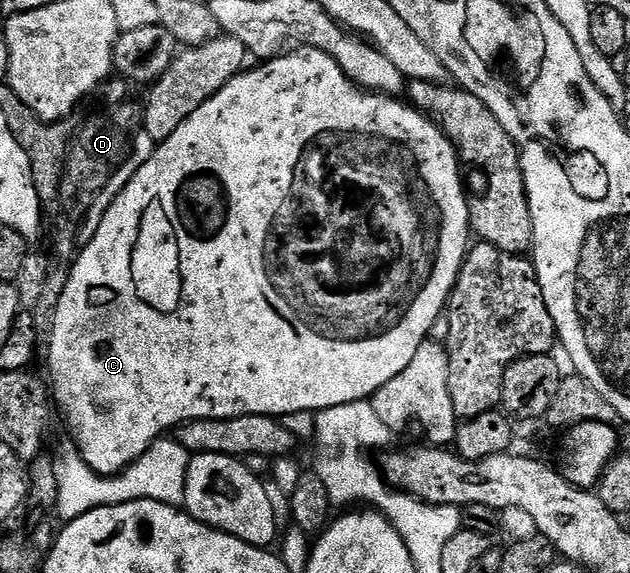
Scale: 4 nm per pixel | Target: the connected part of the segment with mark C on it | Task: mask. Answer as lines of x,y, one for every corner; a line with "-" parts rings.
297,46
297,47
294,47
294,48
293,48
293,49
292,49
292,50
289,50
289,51
293,51
293,52
289,52
289,53
287,53
287,52
288,52
288,51
286,51
286,52
285,52
285,53
284,53
284,54
278,54
278,55
276,55
276,56
274,56
274,57
273,57
273,59
271,59
271,60
267,60
267,61
264,61
264,62
261,62
261,63
258,63
258,64
257,64
257,65
256,65
256,66
257,66
257,67
258,67
258,68
253,68
253,69
251,69
251,68
252,68
252,67
250,67
250,68
249,68
249,69
248,69
248,70
243,70
243,71
242,71
242,72
241,72
241,73
239,73
239,75
238,75
238,76
233,76
233,77
232,77
232,78
231,78
231,82
227,82
227,86
223,86
223,90
219,90
219,94
215,94
215,95
214,95
214,96
212,96
212,98
211,98
211,99
209,99
209,100
208,100
208,101
207,101
207,102
203,102
203,106
199,106
199,110
195,110
195,114
191,114
191,118
187,118
187,119
186,119
186,120
185,120
185,121
184,121
184,122
183,122
183,126
179,126
179,130
175,130
175,134
171,134
171,138
167,138
167,139
166,139
166,140
163,140
163,141
160,141
160,143
158,143
158,144
157,144
157,145
156,145
156,147
154,147
154,148
157,148
157,149
155,149
155,150
154,150
154,152
153,152
153,153
151,153
151,154
150,154
150,156
149,156
149,157
147,157
147,158
146,158
146,160
145,160
145,161
143,161
143,162
142,162
142,164
141,164
141,165
139,165
139,166
138,166
138,168
137,168
137,173
135,173
135,174
134,174
134,176
133,176
133,177
131,177
131,178
130,178
130,180
129,180
129,181
127,181
127,182
126,182
126,184
125,184
125,189
123,189
123,190
122,190
122,192
121,192
121,193
119,193
119,194
118,194
118,196
117,196
117,197
115,197
115,198
114,198
114,200
113,200
113,201
111,201
111,202
110,202
110,204
109,204
109,209
107,209
107,210
106,210
106,212
105,212
105,213
103,213
103,214
102,214
102,216
101,216
101,221
99,221
99,222
98,222
98,224
97,224
97,233
95,233
95,234
94,234
94,236
93,236
93,237
91,237
91,238
90,238
90,240
89,240
89,245
87,245
87,246
86,246
86,248
85,248
85,245
84,245
84,247
82,247
82,248
81,248
81,249
80,249
80,251
78,251
78,253
77,253
77,258
76,258
76,260
74,260
74,261
73,261
73,263
72,263
72,265
71,265
71,267
70,267
70,269
69,269
69,276
68,276
68,278
66,278
66,279
65,279
65,281
63,281
63,287
62,287
62,288
65,288
65,289
63,289
63,290
62,290
62,292
61,292
61,297
59,297
59,298
58,298
58,300
57,300
57,309
55,309
55,310
54,310
54,312
53,312
53,333
51,333
51,334
50,334
50,336
49,336
49,376
48,376
48,375
47,375
47,380
48,380
48,383
49,383
49,384
50,384
50,385
51,385
51,396
52,396
52,399
53,399
53,400
54,400
54,401
55,401
55,404
56,404
56,407
57,407
57,408
58,408
58,409
59,409
59,412
60,412
60,408
59,408
59,407
61,407
61,412
62,412
62,414
63,414
63,415
65,415
65,420
66,420
66,422
67,422
67,423
69,423
69,428
70,428
70,430
71,430
71,431
73,431
73,436
74,436
74,438
75,438
75,439
77,439
77,441
75,441
75,447
76,447
76,449
77,449
77,451
78,451
78,452
80,452
80,454
81,454
81,457
82,457
82,458
83,458
83,462
87,462
87,466
91,466
91,470
95,470
95,471
96,471
96,472
97,472
97,473
98,473
98,474
99,474
99,475
100,475
100,476
118,476
118,475
119,475
119,474
120,474
120,472
121,472
121,471
122,471
122,470
123,470
123,469
125,469
125,468
127,468
127,467
129,467
129,465
130,465
130,464
133,464
133,463
135,463
135,461
137,461
137,460
138,460
138,458
140,458
140,457
141,457
141,456
142,456
142,455
143,455
143,453
144,453
144,452
146,452
146,450
148,450
148,448
150,448
150,446
152,446
152,445
153,445
153,443
155,443
155,442
156,442
156,441
157,441
157,440
160,440
160,439
162,439
162,437
164,437
164,436
165,436
165,435
166,435
166,434
169,434
169,433
172,433
172,432
173,432
173,431
174,431
174,430
176,430
176,429
178,429
178,428
180,428
180,427
181,427
181,425
183,425
183,424
186,424
186,423
187,423
187,422
191,422
191,421
192,421
192,420
222,420
222,419
223,419
223,418
239,418
239,417
240,417
240,416
272,416
272,417
274,417
274,418
282,418
282,417
284,417
284,416
287,416
287,415
290,415
290,414
291,414
291,413
293,413
293,412
295,412
295,411
311,411
311,412
314,412
314,413
319,413
319,412
321,412
321,411
323,411
323,410
324,410
324,408
330,408
330,407
331,407
331,406
343,406
343,405
344,405
344,404
346,404
346,403
347,403
347,402
355,402
355,401
356,401
356,400
369,400
369,399
370,399
370,398
371,398
371,397
373,397
373,395
375,395
375,394
376,394
376,393
377,393
377,391
379,391
379,390
380,390
380,389
381,389
381,388
382,388
382,387
383,387
383,386
384,386
384,385
385,385
385,384
386,384
386,383
387,383
387,382
391,382
391,378
395,378
395,377
396,377
396,376
398,376
398,375
399,375
399,374
400,374
400,373
401,373
401,372
402,372
402,371
403,371
403,370
407,370
407,366
408,366
408,365
409,365
409,363
410,363
410,362
411,362
411,358
415,358
415,354
416,354
416,353
417,353
417,351
418,351
418,350
419,350
419,346
420,346
420,345
421,345
421,344
422,344
422,343
423,343
423,342
424,342
424,341
425,341
425,340
427,340
427,339
430,339
430,336
431,336
431,333
432,333
432,332
429,332
429,331
431,331
431,330
432,330
432,328
433,328
433,327
435,327
435,326
436,326
436,324
437,324
437,319
439,319
439,318
440,318
440,316
441,316
441,319
442,319
442,316
443,316
443,313
444,313
444,312
445,312
445,311
446,311
446,308
447,308
447,305
448,305
448,302
449,302
449,295
450,295
450,294
451,294
451,293
453,293
453,288
454,288
454,287
455,287
455,286
456,286
456,285
457,285
457,275
458,275
458,274
459,274
459,273
460,273
460,272
461,272
461,264
462,264
462,263
463,263
463,262
464,262
464,261
465,261
465,253
466,253
466,252
468,252
468,251
469,251
469,249
470,249
470,247
471,247
471,239
470,239
470,240
469,240
469,236
470,236
470,237
471,237
471,225
470,225
470,222
469,222
469,202
468,202
468,199
467,199
467,191
466,191
466,192
465,192
465,188
464,188
464,186
463,186
463,185
461,185
461,172
462,172
462,173
463,173
463,165
462,165
462,163
461,163
461,161
460,161
460,160
458,160
458,159
457,159
457,147
455,147
455,146
454,146
454,144
453,144
453,143
452,143
452,142
450,142
450,140
449,140
449,139
448,139
448,138
446,138
446,137
445,137
445,135
444,135
444,134
443,134
443,130
442,130
442,129
441,129
441,128
440,128
440,127
439,127
439,125
437,125
437,124
434,124
434,123
433,123
433,121
432,121
432,120
430,120
430,119
429,119
429,117
428,117
428,116
426,116
426,115
425,115
425,113
424,113
424,112
422,112
422,111
420,111
420,110
418,110
418,109
417,109
417,108
416,108
416,107
414,107
414,105
413,105
413,104
412,104
412,103
409,103
409,102
406,102
406,101
405,101
405,100
404,100
404,99
401,99
401,98
394,98
394,97
391,97
391,96
387,96
387,95
384,95
384,94
382,94
382,93
379,93
379,92
367,92
367,91
362,91
362,89
360,89
360,88
358,88
358,87
357,87
357,85
356,85
356,84
354,84
354,83
353,83
353,81
351,81
351,80
349,80
349,79
348,79
348,78
347,78
347,74
346,74
346,73
345,73
345,71
344,71
344,70
343,70
343,69
342,69
342,68
341,68
341,67
340,67
340,66
339,66
339,62
335,62
335,58
331,58
331,54
327,54
327,53
326,53
326,52
324,52
324,51
323,51
323,50
319,50
319,49
318,49
318,48
306,48
306,47
304,47
304,46

